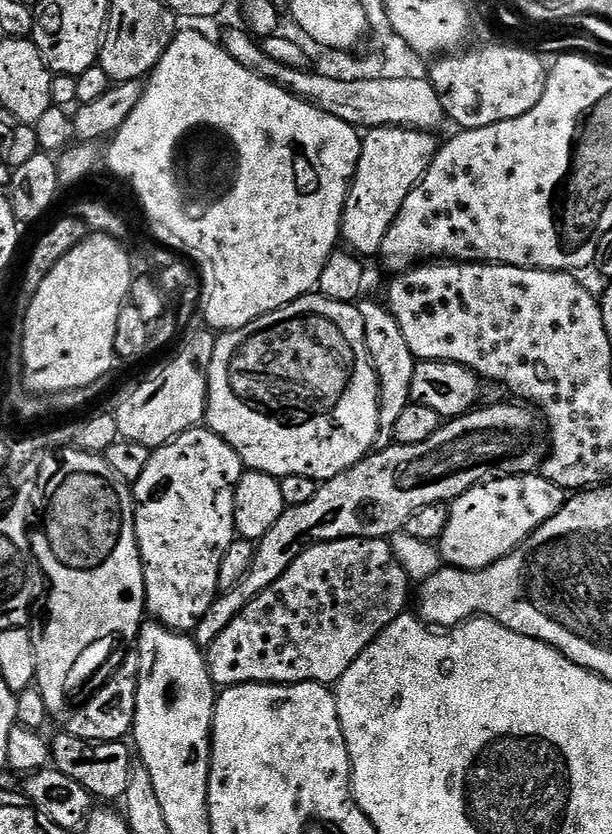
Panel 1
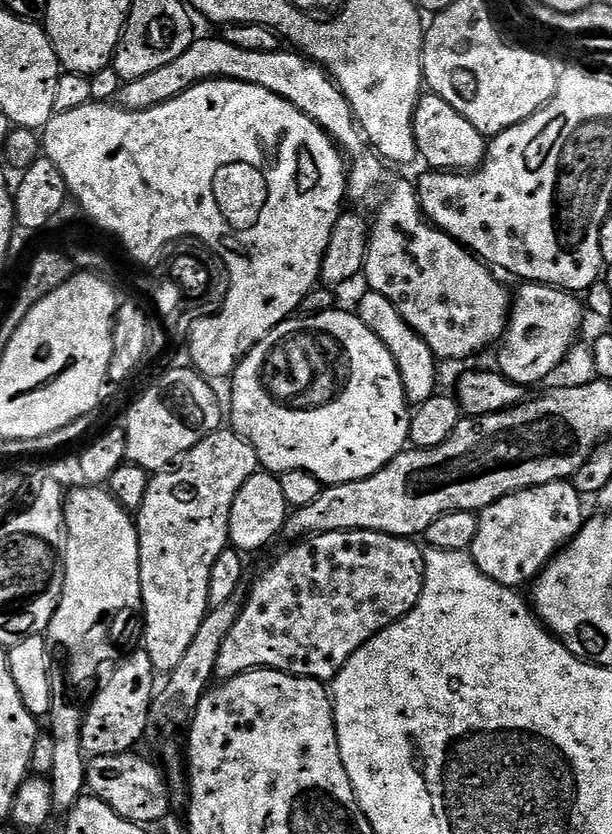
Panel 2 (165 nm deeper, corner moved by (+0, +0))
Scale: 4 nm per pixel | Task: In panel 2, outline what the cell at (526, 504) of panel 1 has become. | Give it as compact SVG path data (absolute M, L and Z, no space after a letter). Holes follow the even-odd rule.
M555 480L542 486L523 488L506 498L498 498L478 514L478 534L470 549L473 562L486 574L507 588L517 590L531 585L553 556L580 532L586 519L582 494L575 483Z

